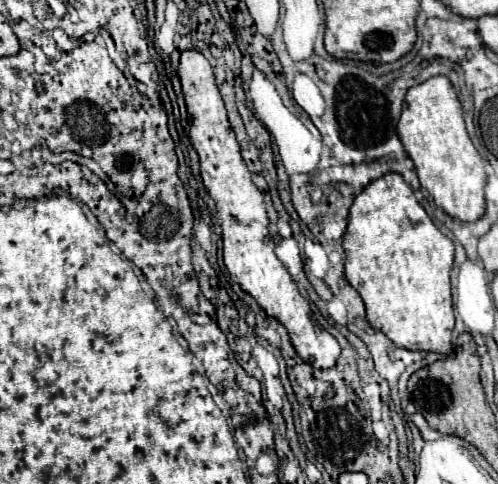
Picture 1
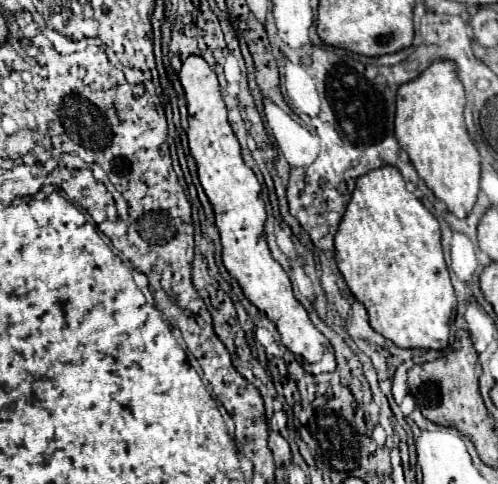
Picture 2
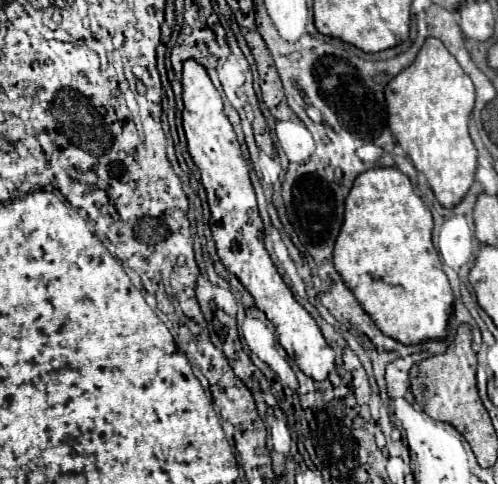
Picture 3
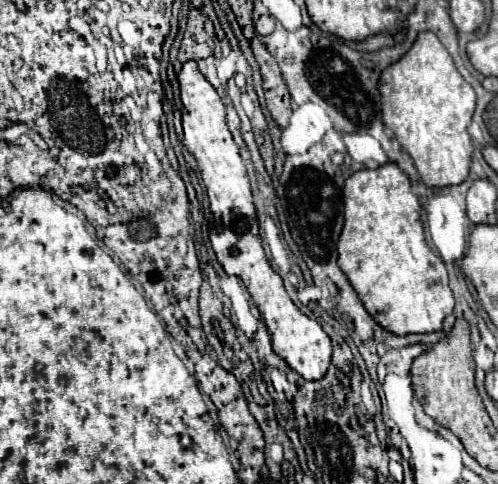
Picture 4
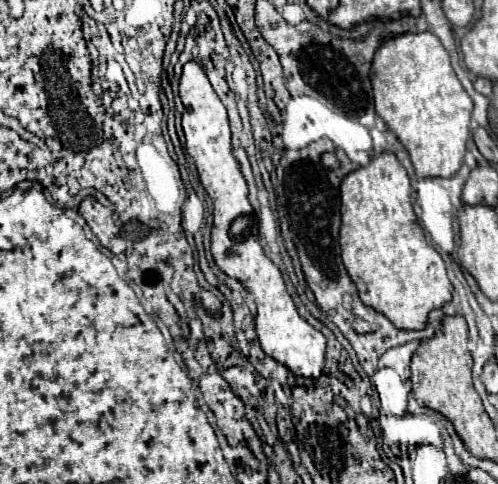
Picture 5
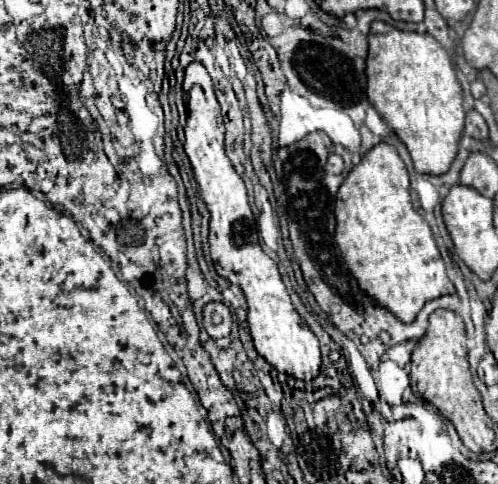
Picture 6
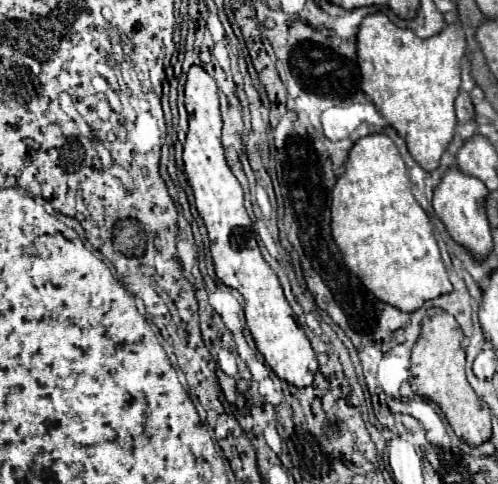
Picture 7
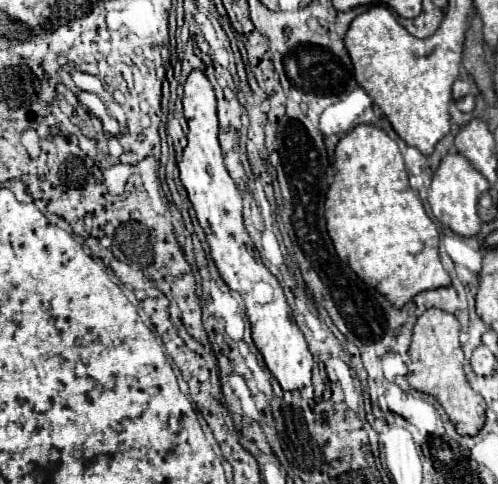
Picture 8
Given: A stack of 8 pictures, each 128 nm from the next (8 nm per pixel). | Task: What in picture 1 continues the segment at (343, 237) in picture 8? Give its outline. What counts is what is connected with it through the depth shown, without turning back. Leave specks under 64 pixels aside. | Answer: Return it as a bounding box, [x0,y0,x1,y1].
[344,172,454,352]

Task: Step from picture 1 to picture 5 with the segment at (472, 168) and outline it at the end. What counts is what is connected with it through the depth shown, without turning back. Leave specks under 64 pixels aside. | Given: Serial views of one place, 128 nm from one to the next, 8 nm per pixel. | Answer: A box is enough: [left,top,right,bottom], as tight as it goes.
[370,32,474,176]

